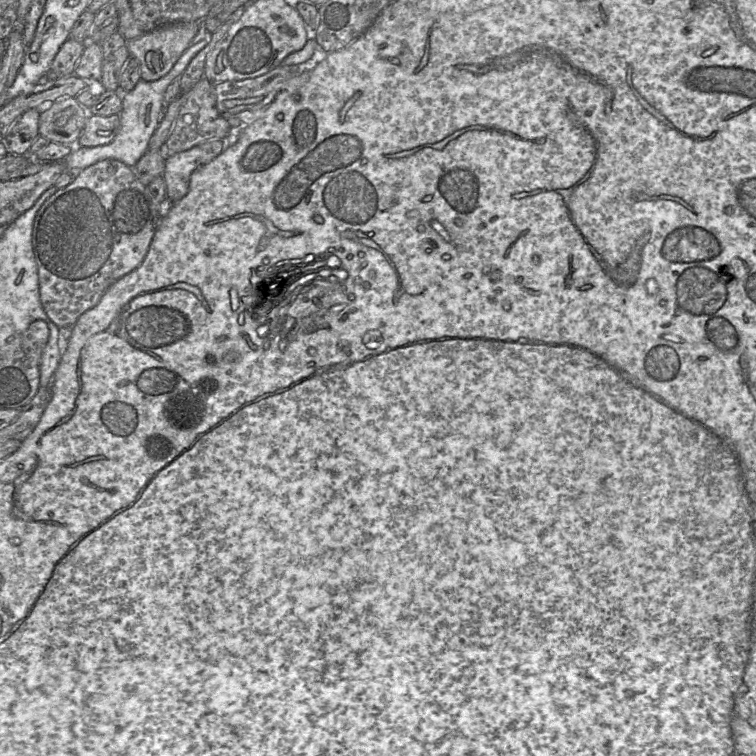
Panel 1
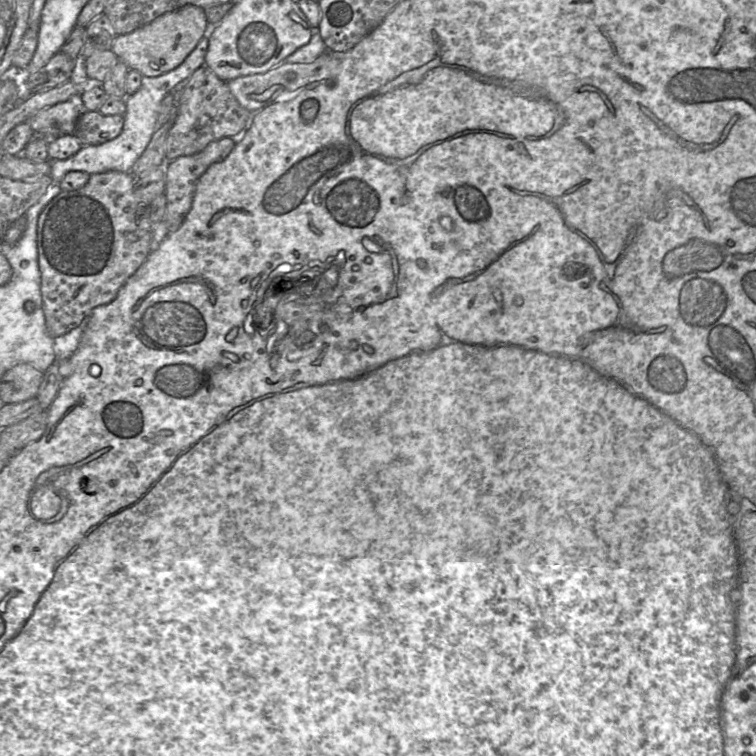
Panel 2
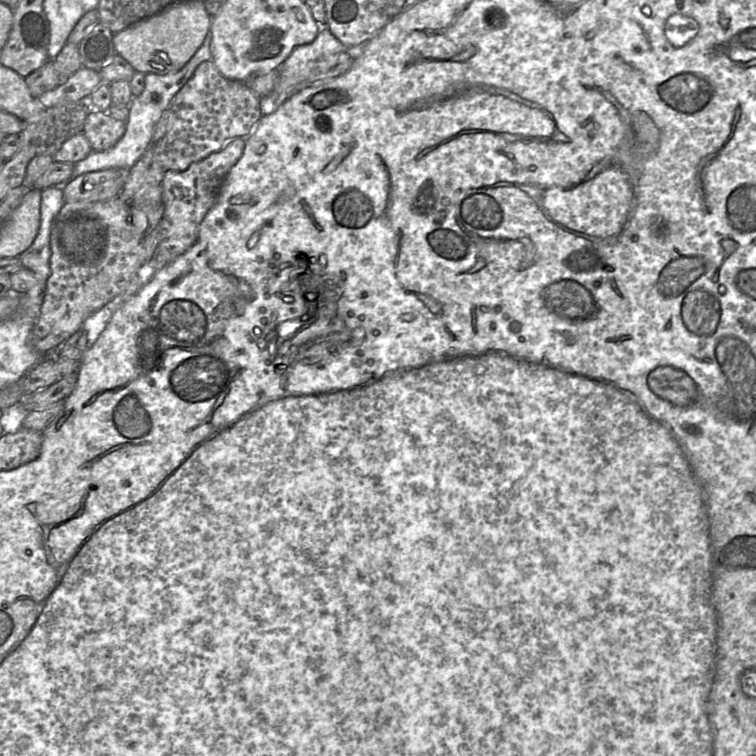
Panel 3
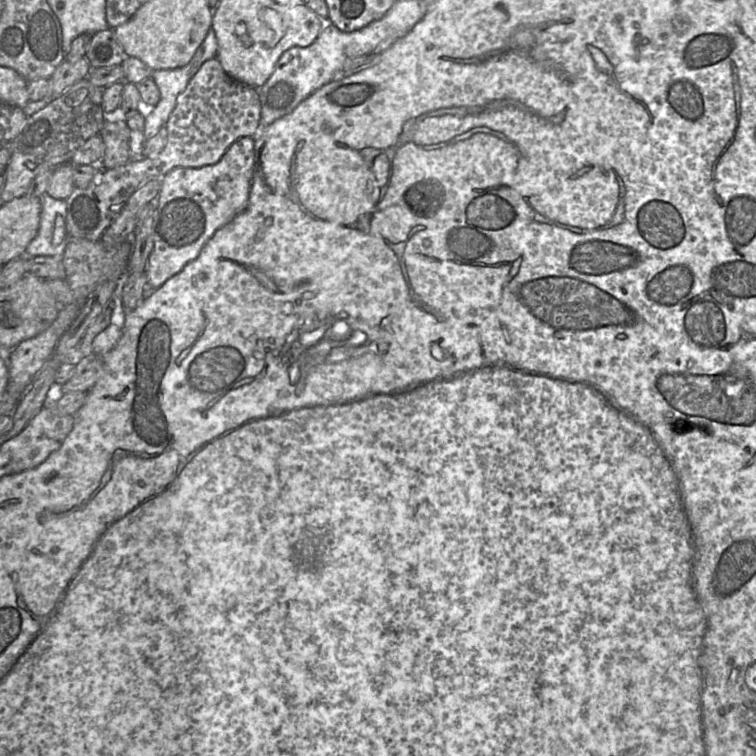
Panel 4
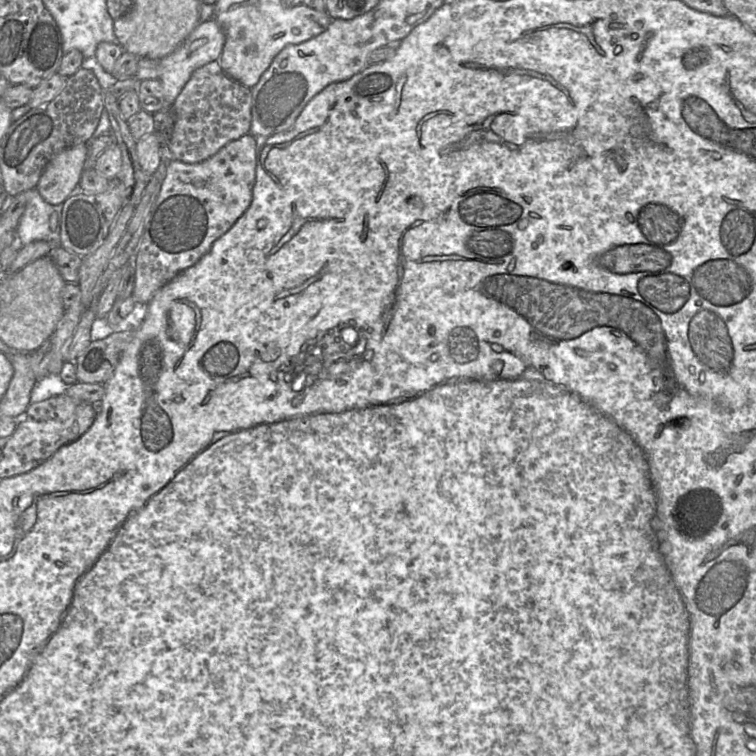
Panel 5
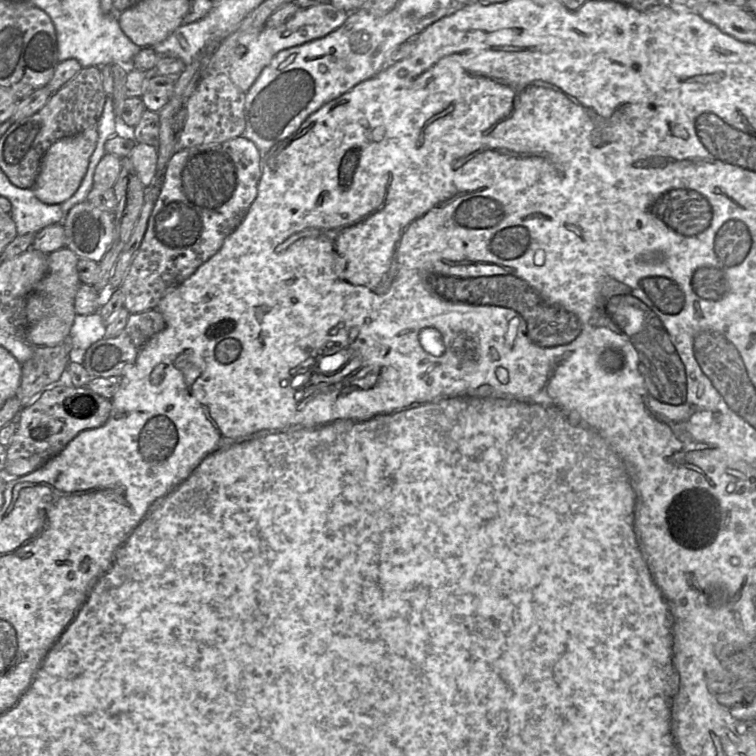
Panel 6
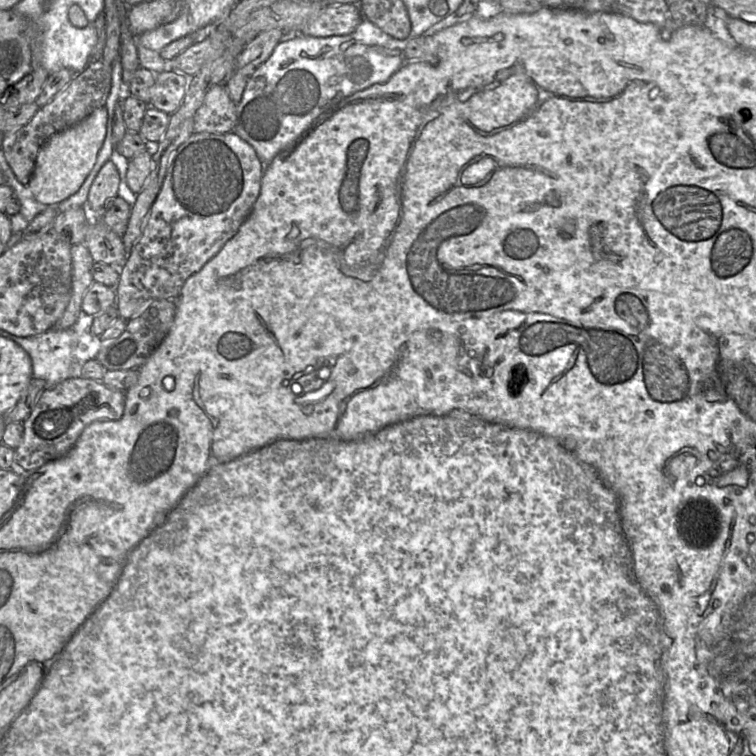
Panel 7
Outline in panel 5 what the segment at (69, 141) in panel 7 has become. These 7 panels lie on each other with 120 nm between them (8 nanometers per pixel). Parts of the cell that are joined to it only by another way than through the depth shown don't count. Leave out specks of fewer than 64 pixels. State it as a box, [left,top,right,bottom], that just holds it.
[36,143,88,204]

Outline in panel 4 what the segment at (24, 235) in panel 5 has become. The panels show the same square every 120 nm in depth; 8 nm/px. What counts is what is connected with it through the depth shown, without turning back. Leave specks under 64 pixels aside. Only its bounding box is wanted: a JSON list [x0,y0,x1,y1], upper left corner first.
[25,193,67,257]

